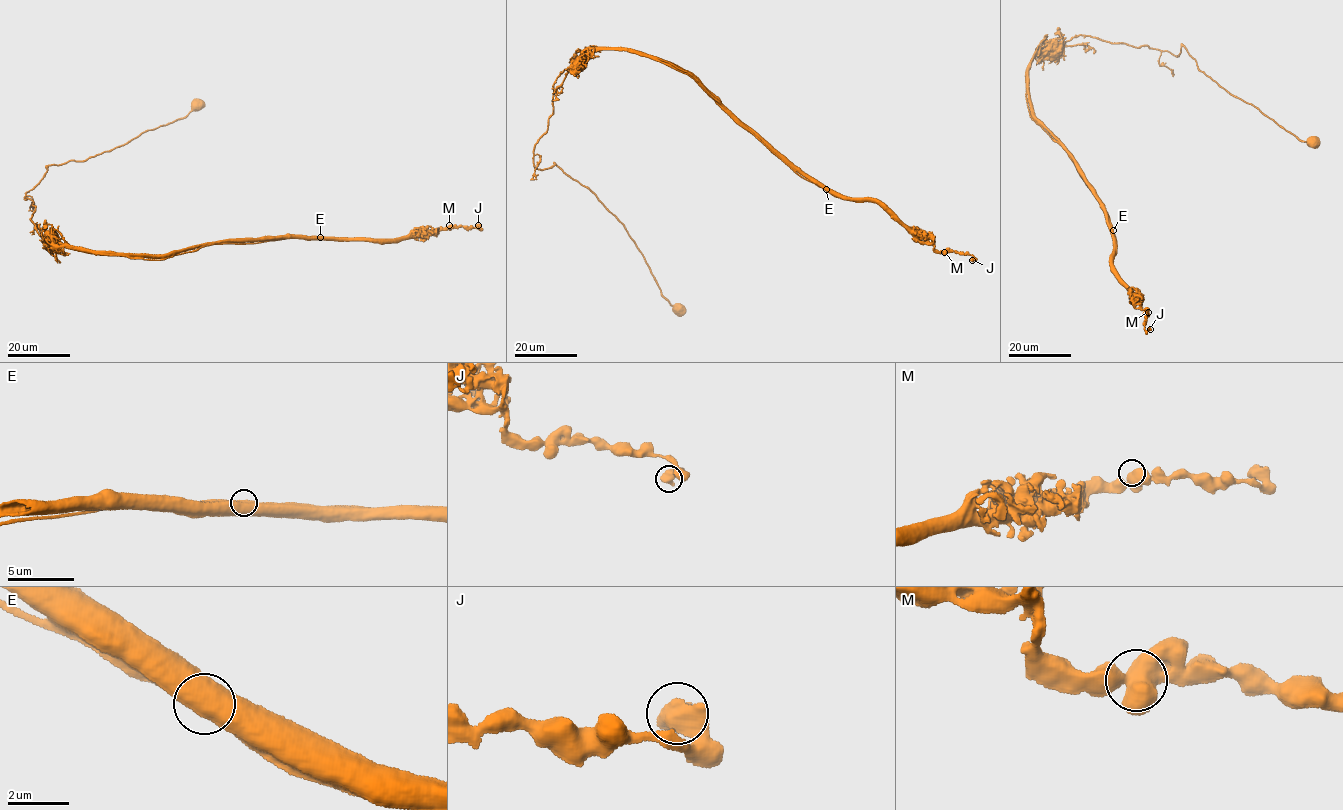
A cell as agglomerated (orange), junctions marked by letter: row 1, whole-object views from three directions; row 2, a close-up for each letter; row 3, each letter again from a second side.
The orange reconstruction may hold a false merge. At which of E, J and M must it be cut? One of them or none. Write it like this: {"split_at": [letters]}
{"split_at": ["E"]}

